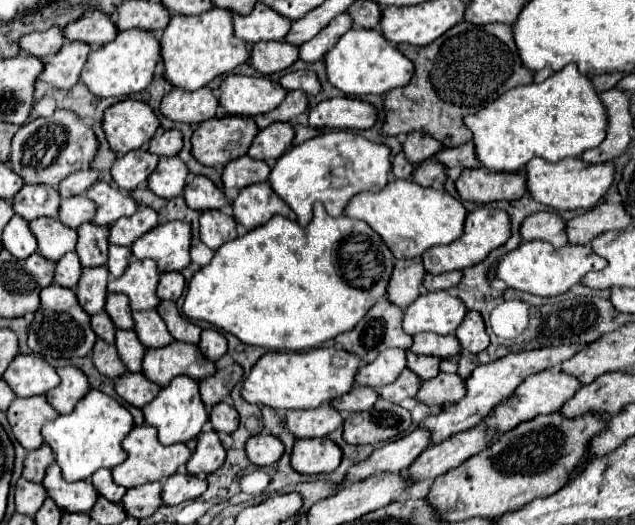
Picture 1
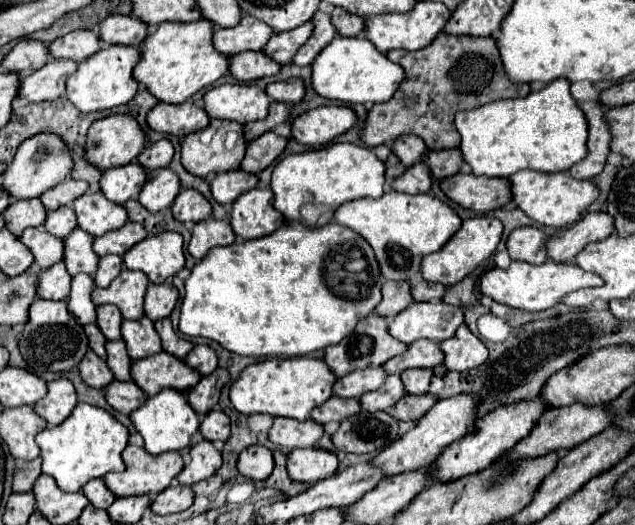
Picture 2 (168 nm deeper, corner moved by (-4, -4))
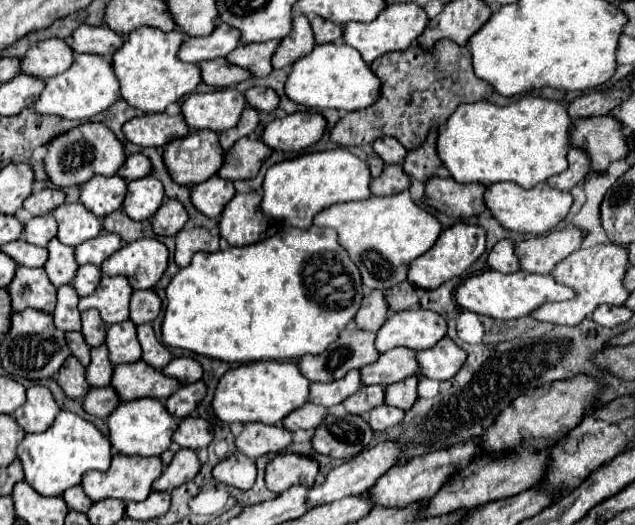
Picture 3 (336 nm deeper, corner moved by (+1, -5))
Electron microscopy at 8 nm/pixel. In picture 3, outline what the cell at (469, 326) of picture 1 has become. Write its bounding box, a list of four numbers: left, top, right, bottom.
[416,337,468,381]

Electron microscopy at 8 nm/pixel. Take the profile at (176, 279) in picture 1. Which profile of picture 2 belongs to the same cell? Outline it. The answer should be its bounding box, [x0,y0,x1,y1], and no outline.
[145,284,179,320]

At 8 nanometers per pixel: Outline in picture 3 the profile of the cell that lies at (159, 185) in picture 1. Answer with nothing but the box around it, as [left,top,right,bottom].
[122,175,164,221]

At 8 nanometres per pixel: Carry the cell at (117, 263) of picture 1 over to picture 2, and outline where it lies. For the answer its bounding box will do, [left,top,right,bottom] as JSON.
[93,254,123,288]

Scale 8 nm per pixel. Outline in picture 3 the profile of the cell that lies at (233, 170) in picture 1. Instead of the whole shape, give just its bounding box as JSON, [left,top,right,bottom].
[192,175,234,217]

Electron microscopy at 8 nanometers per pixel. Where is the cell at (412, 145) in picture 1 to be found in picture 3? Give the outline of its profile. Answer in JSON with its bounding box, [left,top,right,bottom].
[374,137,406,165]

